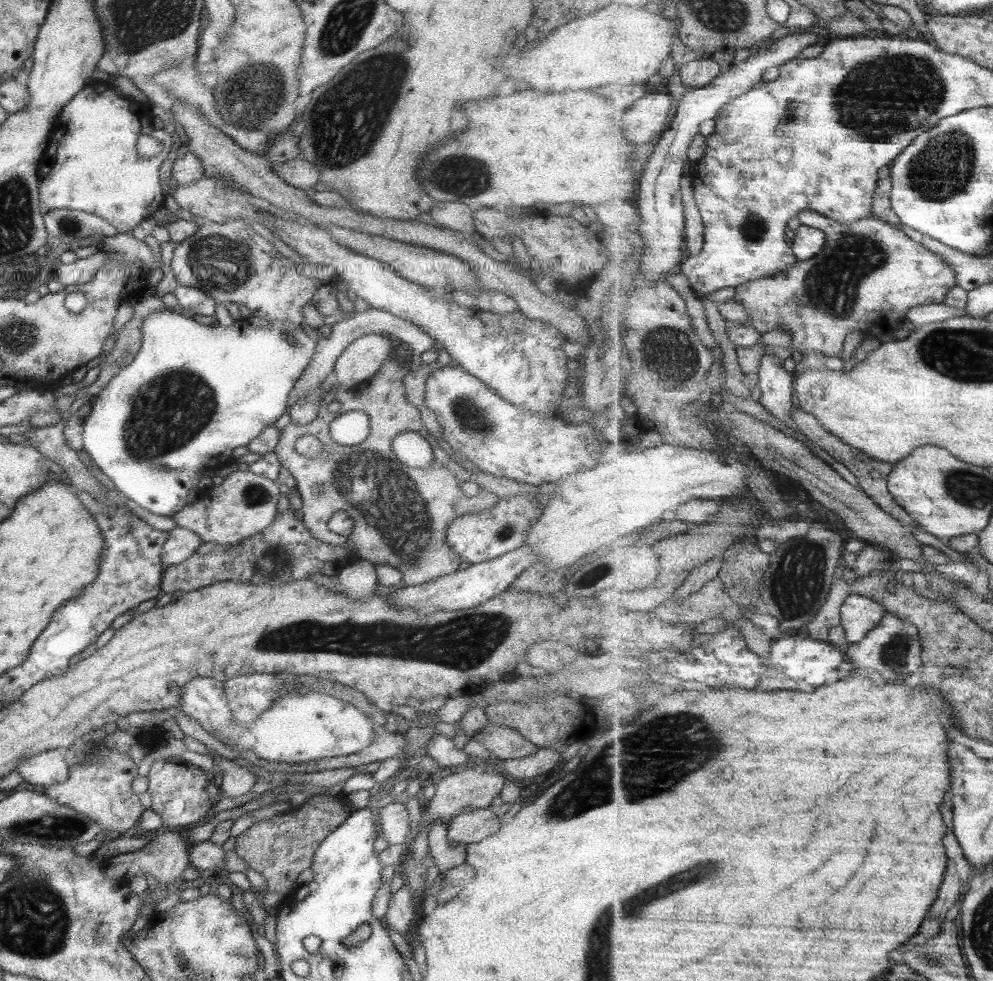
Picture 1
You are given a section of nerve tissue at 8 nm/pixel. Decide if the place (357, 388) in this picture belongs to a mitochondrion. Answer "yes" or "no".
no

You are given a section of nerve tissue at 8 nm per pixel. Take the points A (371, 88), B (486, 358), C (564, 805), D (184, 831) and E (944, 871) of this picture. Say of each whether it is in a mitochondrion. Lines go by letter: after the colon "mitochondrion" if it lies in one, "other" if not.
A: mitochondrion
B: other
C: mitochondrion
D: other
E: other

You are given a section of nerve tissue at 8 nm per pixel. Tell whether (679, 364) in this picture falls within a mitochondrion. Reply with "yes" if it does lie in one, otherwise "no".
yes

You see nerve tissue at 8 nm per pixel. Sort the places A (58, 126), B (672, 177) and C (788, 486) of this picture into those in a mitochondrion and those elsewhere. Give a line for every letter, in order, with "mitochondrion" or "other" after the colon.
A: other
B: other
C: other

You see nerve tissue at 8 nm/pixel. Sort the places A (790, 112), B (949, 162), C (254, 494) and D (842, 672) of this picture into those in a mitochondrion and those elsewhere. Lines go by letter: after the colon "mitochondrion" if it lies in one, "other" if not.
A: mitochondrion
B: mitochondrion
C: mitochondrion
D: other

